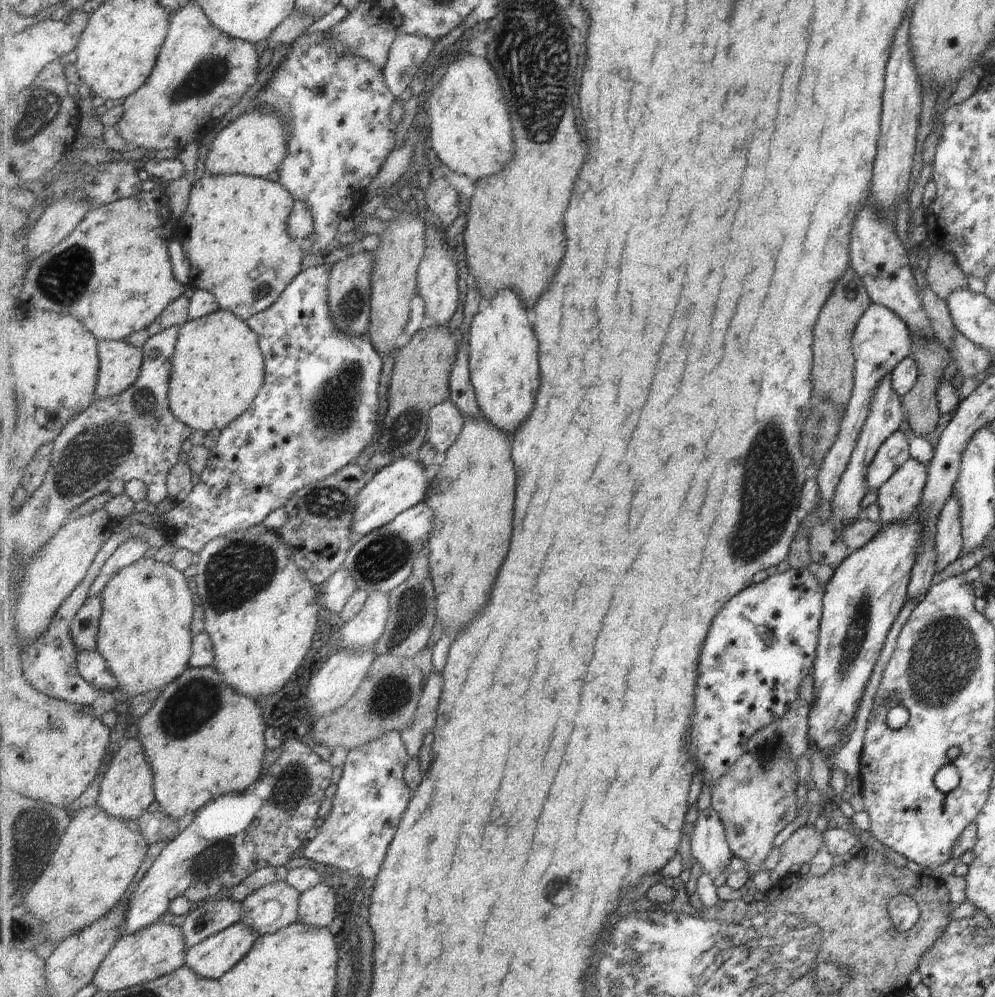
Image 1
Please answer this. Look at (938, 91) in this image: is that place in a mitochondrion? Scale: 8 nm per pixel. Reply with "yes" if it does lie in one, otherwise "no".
no

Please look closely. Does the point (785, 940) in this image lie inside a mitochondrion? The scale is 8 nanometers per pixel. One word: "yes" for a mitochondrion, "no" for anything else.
yes

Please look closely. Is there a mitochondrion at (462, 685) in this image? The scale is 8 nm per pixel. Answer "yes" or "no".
no

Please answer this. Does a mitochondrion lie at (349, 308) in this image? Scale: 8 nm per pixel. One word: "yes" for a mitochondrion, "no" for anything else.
yes

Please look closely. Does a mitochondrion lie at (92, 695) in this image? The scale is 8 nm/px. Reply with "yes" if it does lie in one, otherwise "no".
no

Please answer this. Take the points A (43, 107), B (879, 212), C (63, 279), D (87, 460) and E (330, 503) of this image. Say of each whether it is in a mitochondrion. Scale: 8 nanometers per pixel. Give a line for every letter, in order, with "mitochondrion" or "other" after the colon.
A: mitochondrion
B: other
C: mitochondrion
D: mitochondrion
E: mitochondrion

